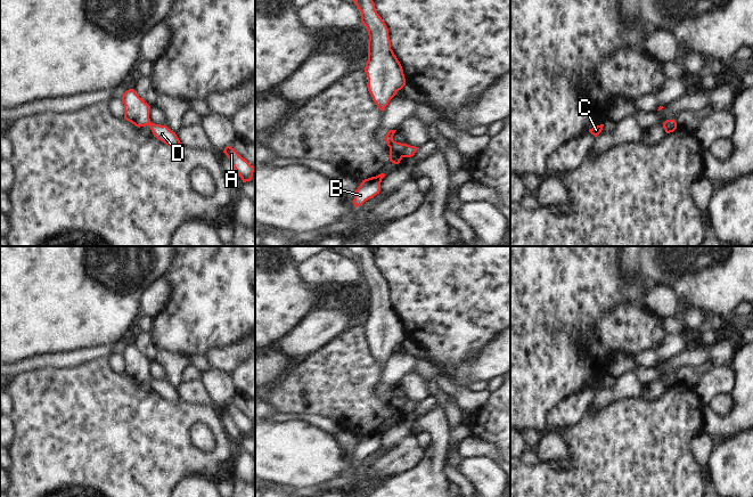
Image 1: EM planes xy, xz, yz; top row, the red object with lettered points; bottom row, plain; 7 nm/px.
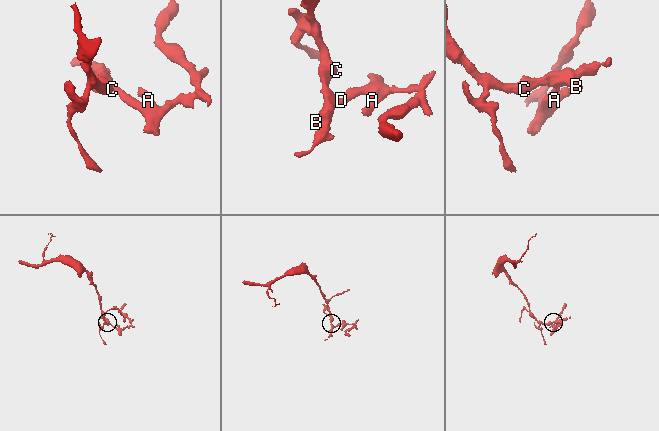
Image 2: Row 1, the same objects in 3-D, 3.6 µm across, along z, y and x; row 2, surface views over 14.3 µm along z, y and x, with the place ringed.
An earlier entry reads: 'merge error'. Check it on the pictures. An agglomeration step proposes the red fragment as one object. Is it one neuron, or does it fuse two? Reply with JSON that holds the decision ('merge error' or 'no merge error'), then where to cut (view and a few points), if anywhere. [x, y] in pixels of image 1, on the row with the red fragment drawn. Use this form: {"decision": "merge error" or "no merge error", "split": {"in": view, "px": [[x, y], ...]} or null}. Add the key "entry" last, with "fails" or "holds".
{"decision": "merge error", "split": {"in": "xz", "px": [[406, 144], [402, 156]]}, "entry": "holds"}

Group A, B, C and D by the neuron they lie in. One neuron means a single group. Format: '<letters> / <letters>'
A D / B C

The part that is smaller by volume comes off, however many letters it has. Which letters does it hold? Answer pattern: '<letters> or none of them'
A, D

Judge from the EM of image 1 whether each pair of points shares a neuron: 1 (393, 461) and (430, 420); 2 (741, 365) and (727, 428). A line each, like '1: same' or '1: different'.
1: different
2: same

